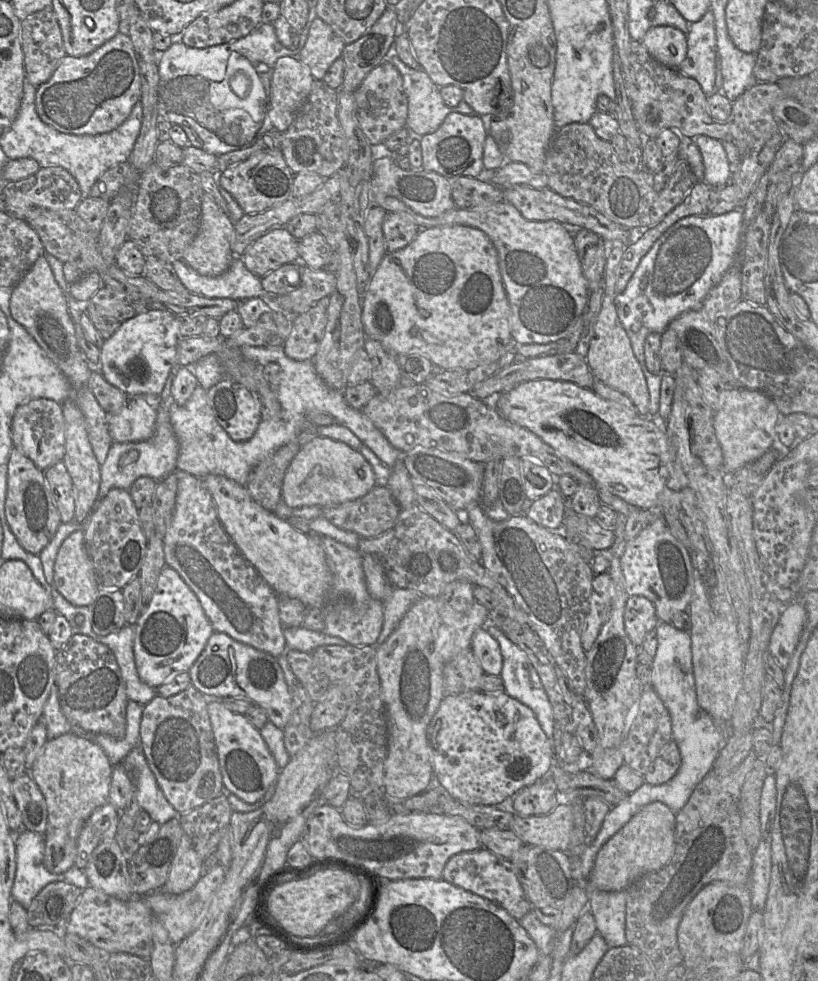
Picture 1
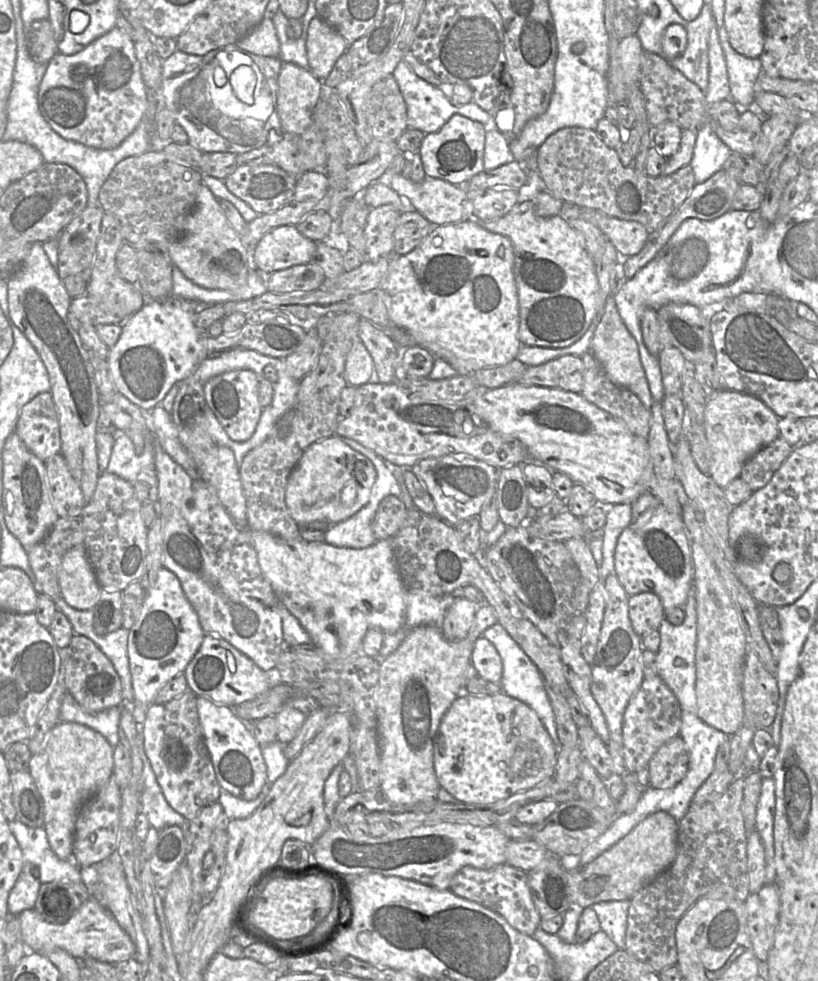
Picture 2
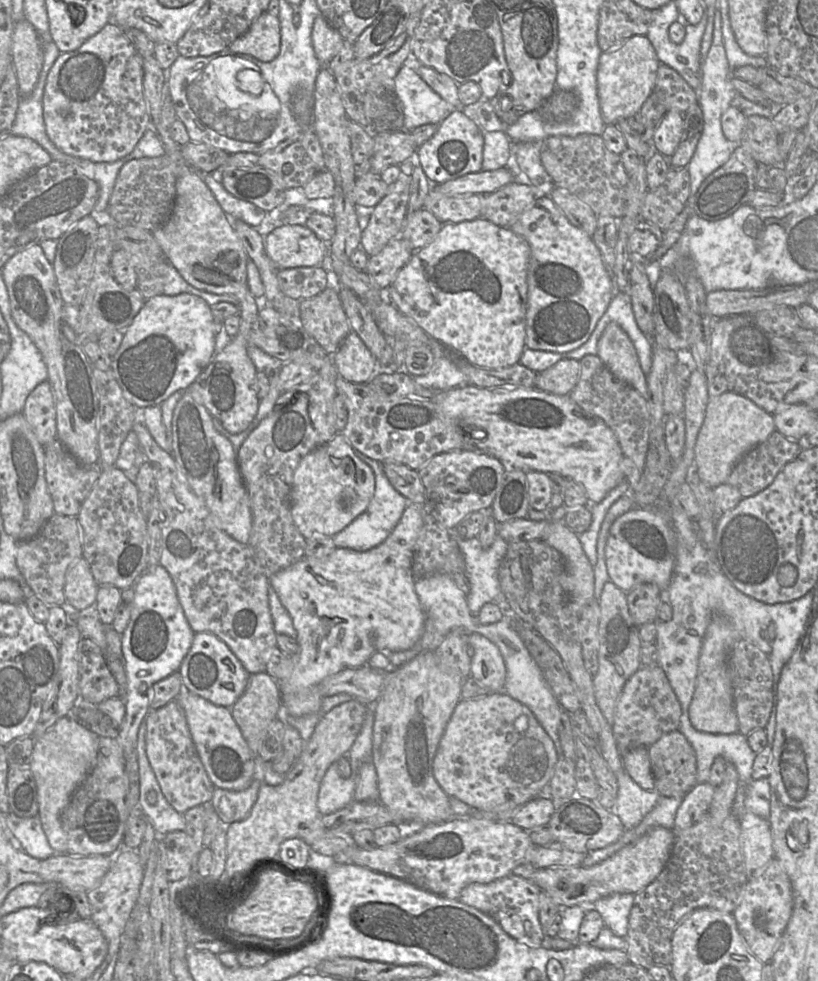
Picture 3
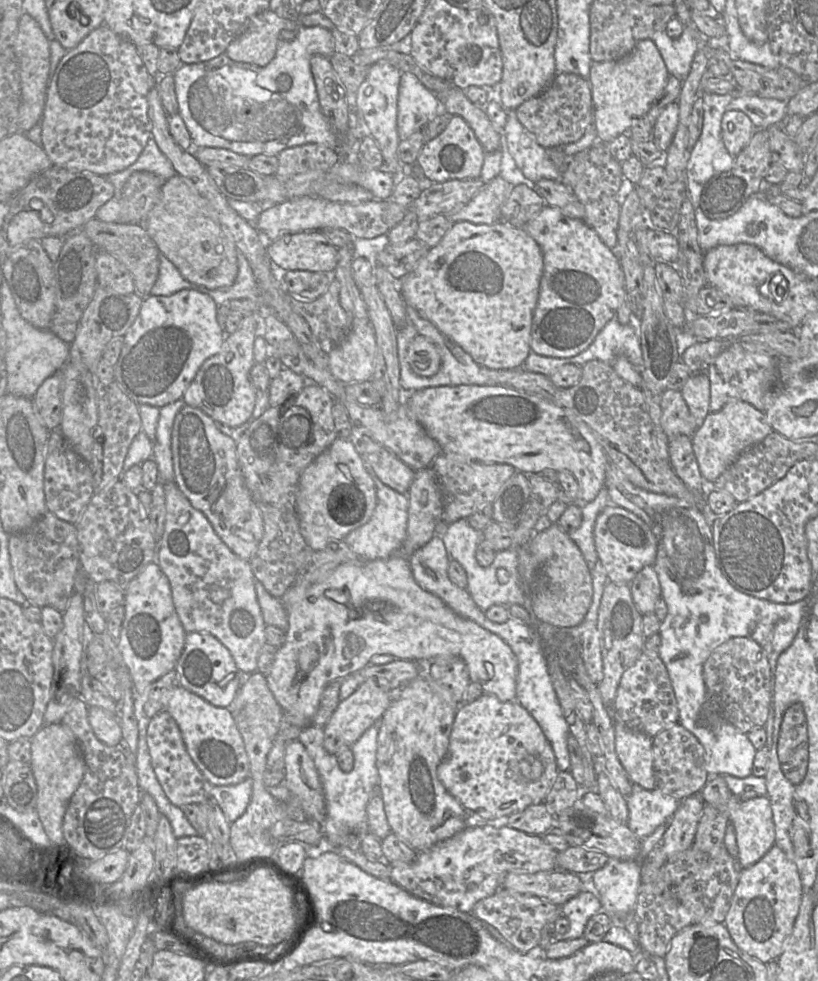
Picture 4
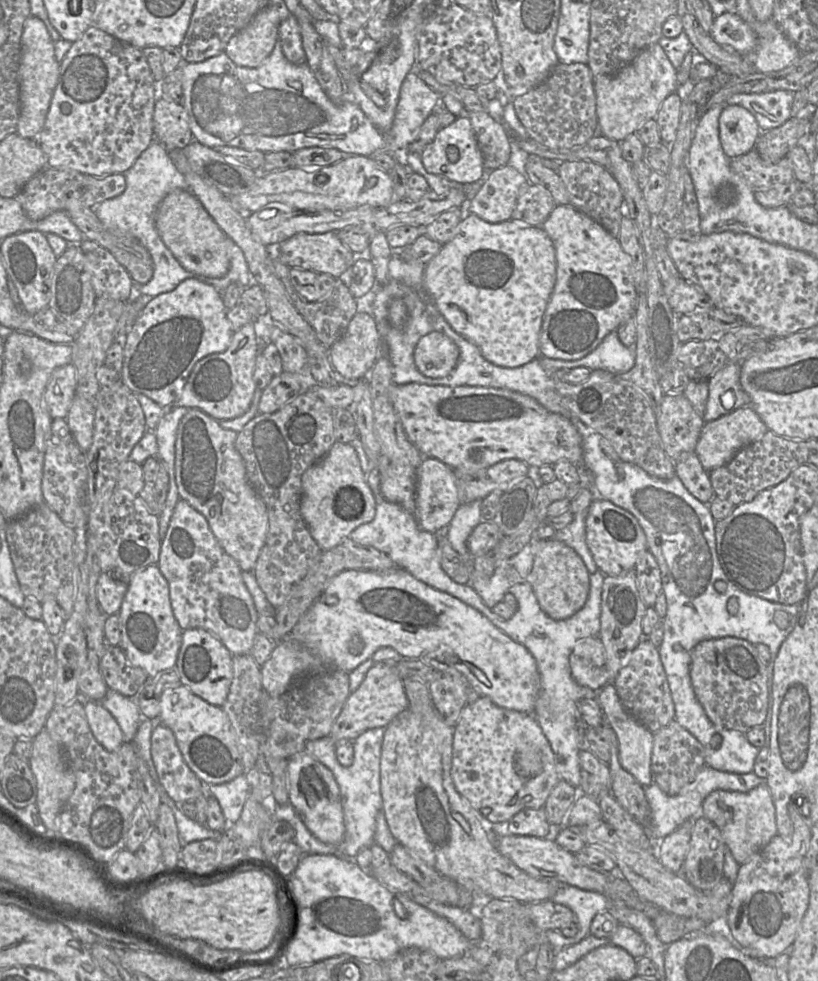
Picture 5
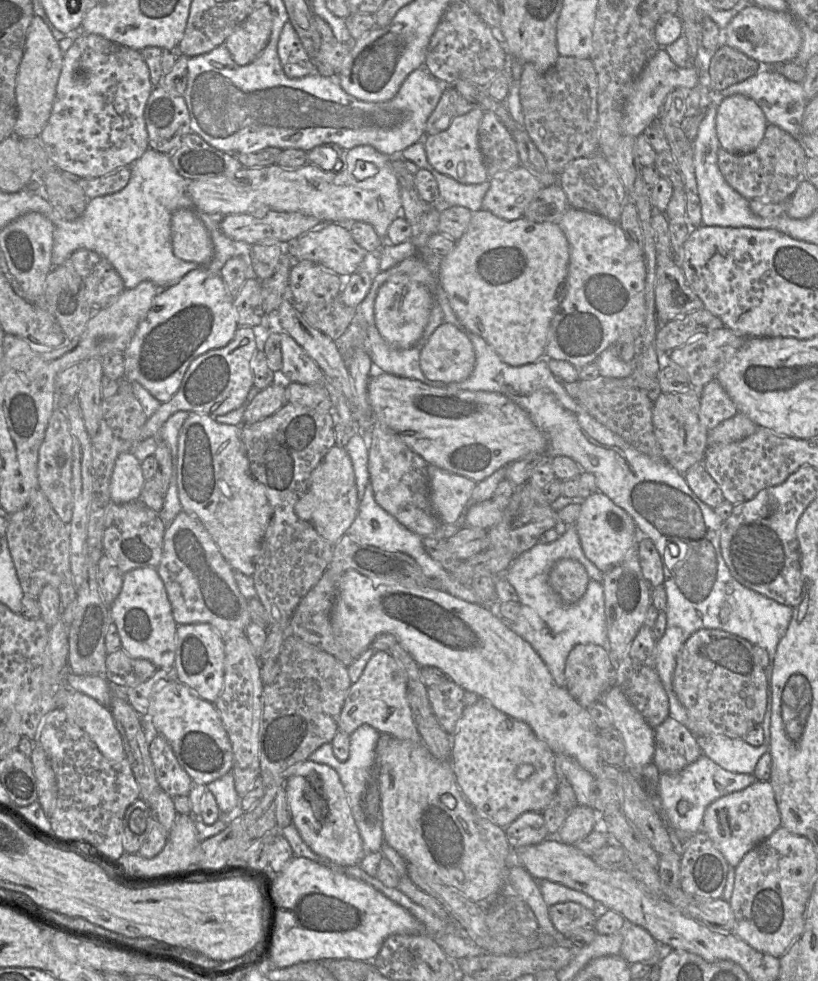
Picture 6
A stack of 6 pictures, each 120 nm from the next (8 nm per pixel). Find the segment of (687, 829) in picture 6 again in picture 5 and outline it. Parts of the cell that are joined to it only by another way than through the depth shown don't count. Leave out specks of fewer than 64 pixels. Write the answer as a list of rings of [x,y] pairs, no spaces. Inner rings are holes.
[[[704,765],[697,773],[694,781],[684,786],[677,795],[669,796],[665,794],[657,784],[652,782],[645,788],[651,811],[650,822],[646,827],[648,835],[653,842],[659,843],[684,823],[691,822],[700,814],[704,799],[715,790],[748,792],[762,783],[765,783],[765,780],[758,777],[753,771],[749,773],[732,773],[716,770],[708,765]]]

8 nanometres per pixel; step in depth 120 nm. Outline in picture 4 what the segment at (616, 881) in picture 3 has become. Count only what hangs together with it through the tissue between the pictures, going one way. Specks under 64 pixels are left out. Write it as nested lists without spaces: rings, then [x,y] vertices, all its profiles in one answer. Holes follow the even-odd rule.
[[[555,869],[537,873],[507,874],[502,888],[526,896],[536,896],[561,907],[582,890],[579,875],[569,871]]]

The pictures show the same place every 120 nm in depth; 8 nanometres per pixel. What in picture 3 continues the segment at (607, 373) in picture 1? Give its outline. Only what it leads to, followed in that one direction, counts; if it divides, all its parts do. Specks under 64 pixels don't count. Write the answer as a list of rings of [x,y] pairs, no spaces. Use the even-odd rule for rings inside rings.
[[[615,322],[609,323],[604,329],[598,341],[597,356],[617,379],[633,387],[646,399],[646,375],[641,369],[636,349],[626,332]]]

